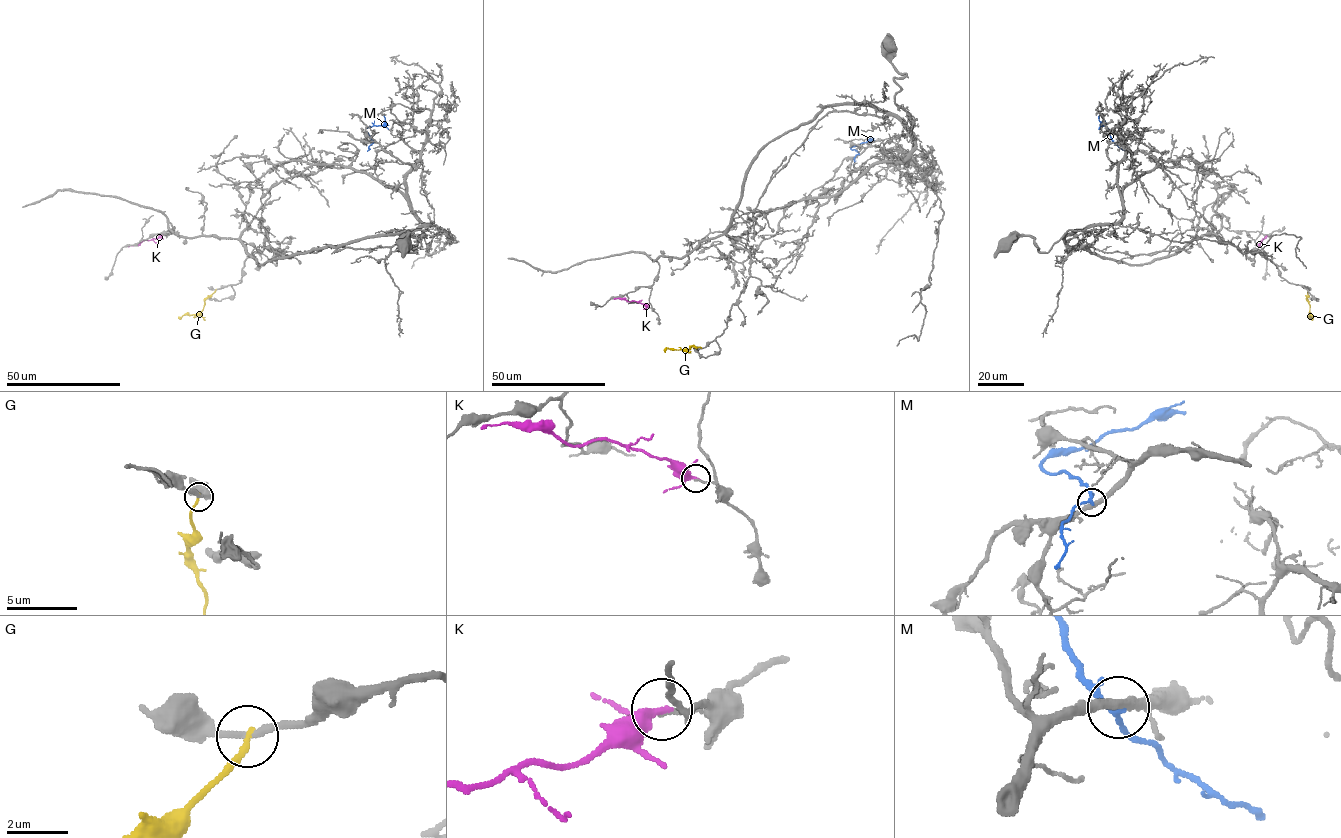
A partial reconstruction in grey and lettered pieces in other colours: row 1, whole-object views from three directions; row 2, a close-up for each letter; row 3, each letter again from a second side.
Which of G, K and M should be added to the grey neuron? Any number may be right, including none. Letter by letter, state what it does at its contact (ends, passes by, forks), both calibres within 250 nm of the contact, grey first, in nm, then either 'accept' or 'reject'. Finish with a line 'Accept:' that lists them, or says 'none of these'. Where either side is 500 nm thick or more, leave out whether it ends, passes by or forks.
G: it ends there; 200 nm thick on the grey side, 200 nm on the other; reject
K: it passes by; 130 nm thick on the grey side, 300 nm on the other; reject
M: it passes by; 320 nm thick on the grey side, 200 nm on the other; reject
Accept: none of these

